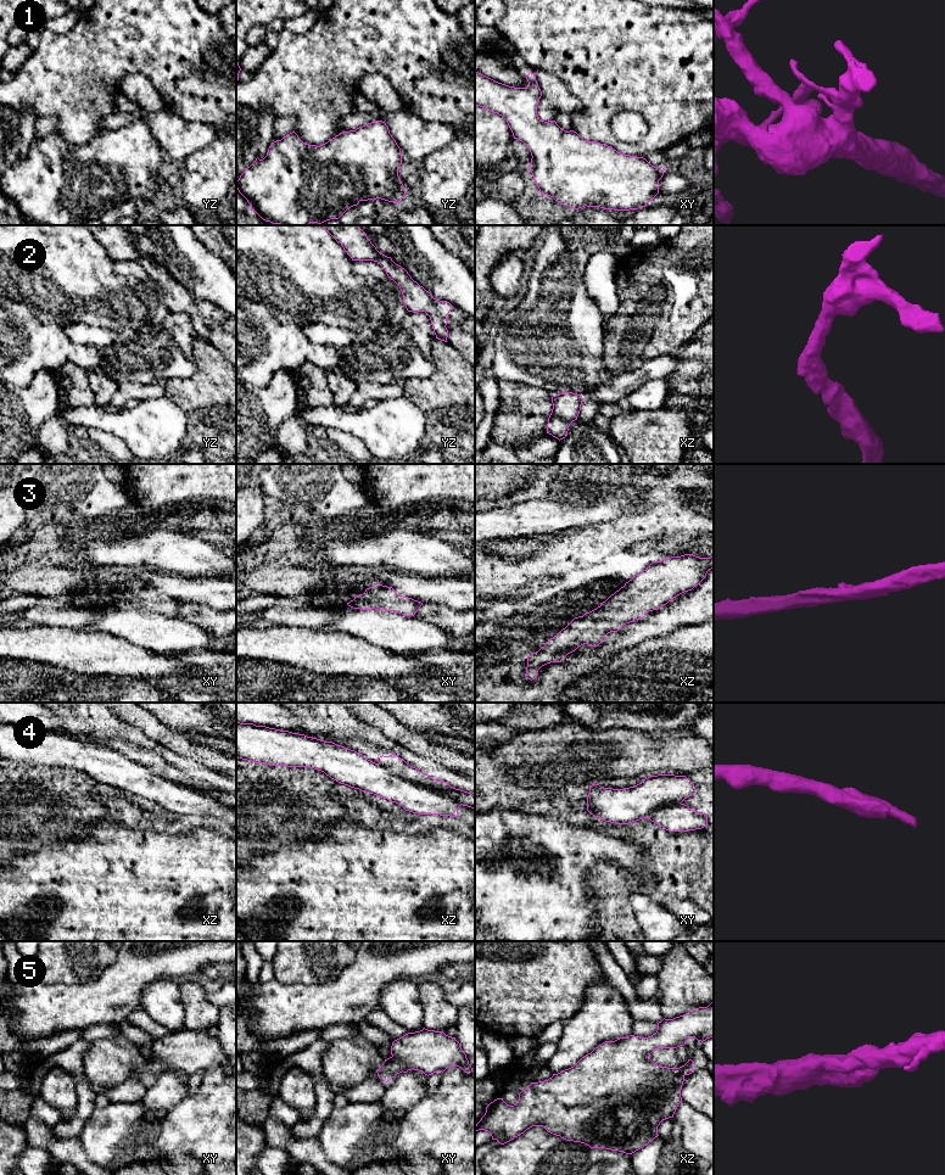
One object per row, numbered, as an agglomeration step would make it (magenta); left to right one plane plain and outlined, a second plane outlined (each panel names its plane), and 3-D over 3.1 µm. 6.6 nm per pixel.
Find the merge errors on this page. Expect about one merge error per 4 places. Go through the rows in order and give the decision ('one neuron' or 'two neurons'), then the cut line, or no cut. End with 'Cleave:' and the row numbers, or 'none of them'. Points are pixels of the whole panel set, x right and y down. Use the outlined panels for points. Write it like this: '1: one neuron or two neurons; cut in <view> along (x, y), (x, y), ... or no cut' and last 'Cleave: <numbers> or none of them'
1: one neuron; no cut
2: one neuron; no cut
3: one neuron; no cut
4: two neurons; cut in xz along (379, 762), (396, 775), (453, 796), (460, 804)
5: one neuron; no cut
Cleave: 4

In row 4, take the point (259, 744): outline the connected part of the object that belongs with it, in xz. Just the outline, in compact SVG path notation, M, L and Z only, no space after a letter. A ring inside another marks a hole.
M236 721L236 757L272 766L311 767L341 784L396 802L406 811L458 817L460 802L454 798L396 776L332 742Z

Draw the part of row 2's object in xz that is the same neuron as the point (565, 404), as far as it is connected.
M565 392L552 397L553 409L548 418L547 433L559 441L567 436L569 426L577 420L581 410L582 396Z

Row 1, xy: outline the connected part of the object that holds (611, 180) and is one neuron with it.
M475 71L475 106L502 116L514 139L527 146L532 156L527 168L541 195L548 195L574 209L587 206L630 211L645 207L659 194L659 180L666 172L662 167L654 167L643 157L620 153L611 146L586 141L576 132L561 129L555 121L542 121L537 114L542 91L535 73L530 72L526 79L527 88L514 88Z

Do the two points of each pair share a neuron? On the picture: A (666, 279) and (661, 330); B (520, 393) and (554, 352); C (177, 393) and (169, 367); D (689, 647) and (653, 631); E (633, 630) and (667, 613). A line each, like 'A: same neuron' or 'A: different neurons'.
A: same neuron
B: different neurons
C: different neurons
D: different neurons
E: same neuron

